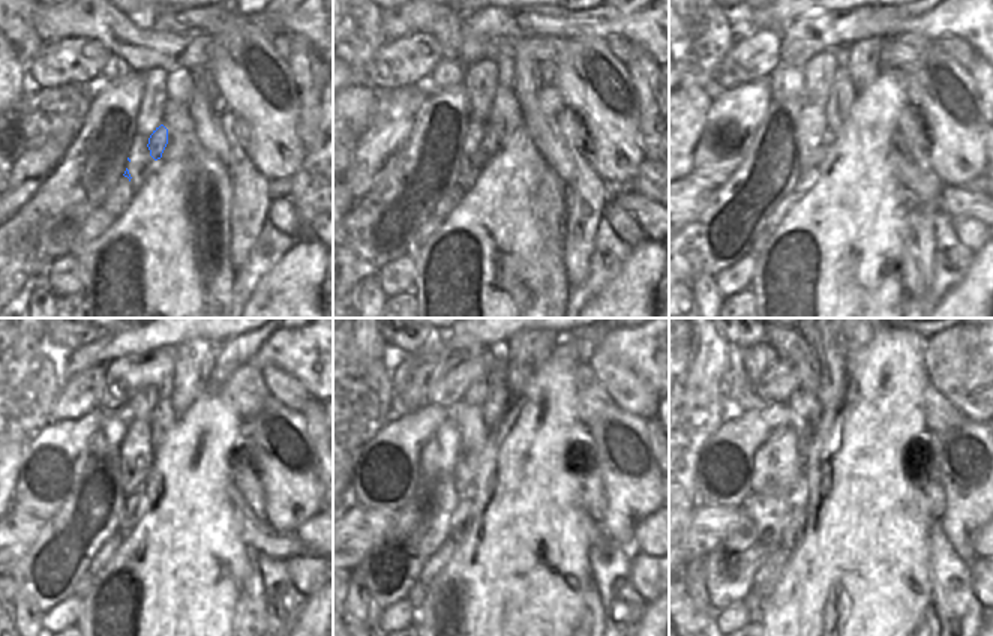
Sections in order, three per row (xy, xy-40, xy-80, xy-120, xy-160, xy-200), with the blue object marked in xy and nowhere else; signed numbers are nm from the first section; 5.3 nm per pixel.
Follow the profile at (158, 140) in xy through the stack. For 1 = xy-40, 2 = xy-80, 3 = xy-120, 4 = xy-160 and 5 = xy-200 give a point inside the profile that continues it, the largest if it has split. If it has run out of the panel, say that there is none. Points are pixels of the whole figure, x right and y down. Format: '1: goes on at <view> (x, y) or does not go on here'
1: goes on at xy-40 (468, 171)
2: goes on at xy-80 (809, 167)
3: goes on at xy-120 (135, 506)
4: goes on at xy-160 (461, 522)
5: goes on at xy-200 (794, 530)

